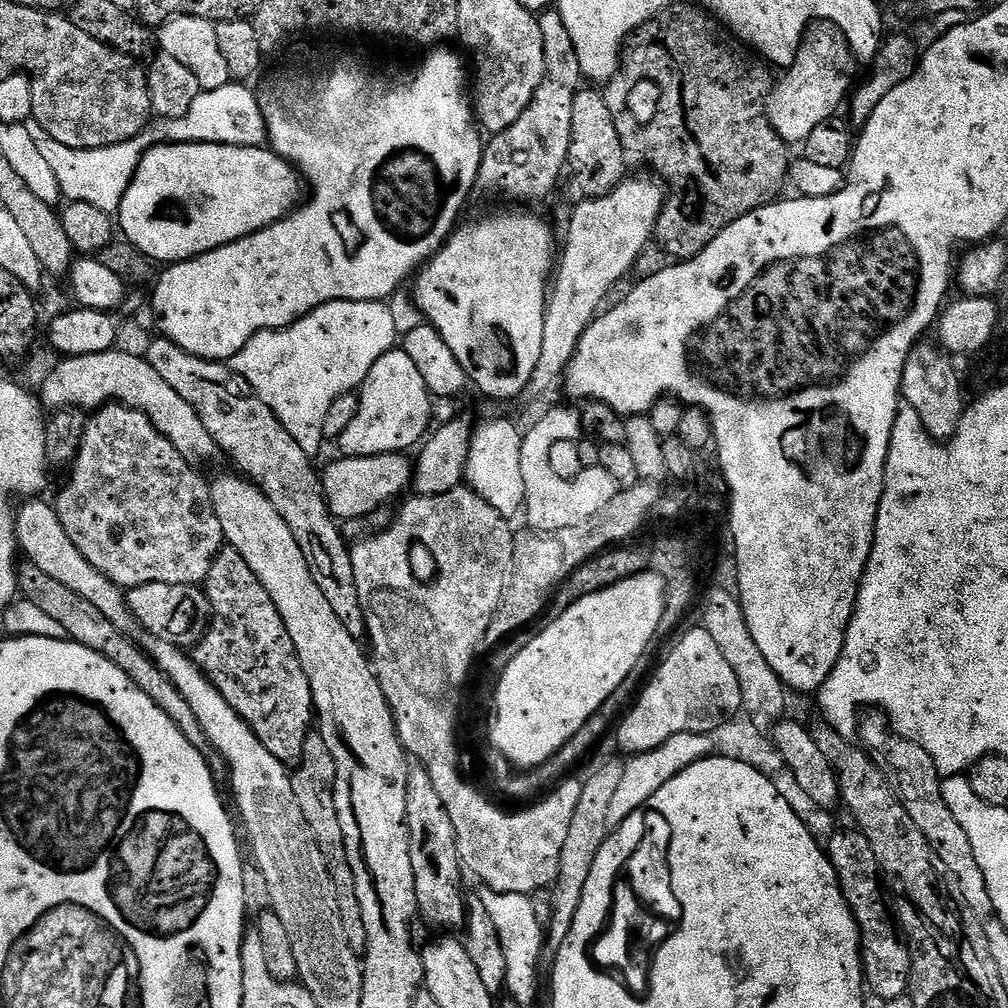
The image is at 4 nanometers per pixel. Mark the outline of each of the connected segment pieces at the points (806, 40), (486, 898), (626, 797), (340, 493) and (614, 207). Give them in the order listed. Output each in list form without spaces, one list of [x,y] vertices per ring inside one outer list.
[[[816,20],[809,24],[796,51],[794,62],[779,77],[766,105],[768,120],[774,130],[789,146],[803,145],[810,133],[841,111],[840,103],[849,99],[853,91],[852,79],[856,76],[858,61],[848,45],[844,31],[828,20]]]
[[[487,886],[479,889],[479,896],[487,913],[491,915],[498,938],[501,939],[502,950],[506,956],[506,992],[520,1005],[528,1006],[536,1000],[536,971],[540,968],[540,951],[546,948],[546,932],[542,923],[534,914],[534,907],[528,896],[514,894],[513,892],[495,892]]]
[[[687,732],[686,734],[674,734],[674,738],[670,738],[662,746],[658,746],[653,752],[641,752],[631,757],[632,761],[624,764],[624,774],[622,783],[618,786],[617,793],[610,810],[606,813],[606,822],[609,829],[615,830],[620,827],[630,814],[634,814],[634,810],[641,808],[645,802],[654,794],[658,794],[658,790],[662,790],[662,786],[666,786],[666,782],[670,782],[670,778],[674,778],[682,770],[686,770],[694,762],[704,759],[706,756],[713,755],[711,735],[703,732]]]
[[[387,452],[377,456],[344,456],[326,465],[322,468],[324,497],[332,515],[340,522],[364,520],[373,512],[387,509],[391,500],[399,501],[403,492],[412,488],[414,464],[408,458],[403,452]]]
[[[626,178],[610,194],[581,199],[581,204],[572,212],[568,220],[568,237],[563,237],[562,251],[558,256],[558,267],[550,284],[550,295],[544,305],[544,325],[542,326],[542,354],[530,382],[524,387],[523,403],[536,404],[552,387],[563,381],[570,362],[578,350],[582,334],[601,315],[605,307],[604,299],[612,292],[612,287],[631,270],[636,259],[644,252],[648,243],[653,243],[656,223],[664,211],[666,188],[659,179],[632,180]]]

